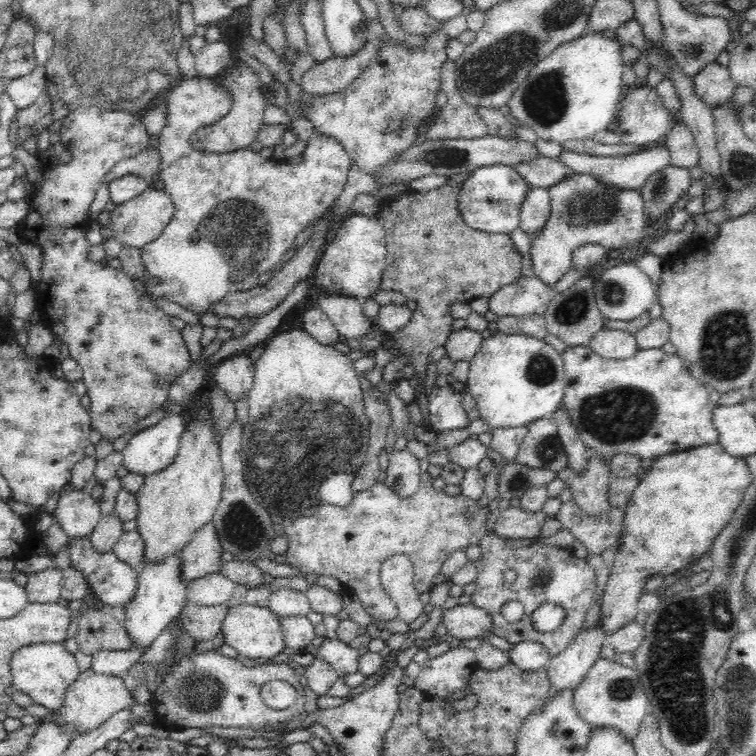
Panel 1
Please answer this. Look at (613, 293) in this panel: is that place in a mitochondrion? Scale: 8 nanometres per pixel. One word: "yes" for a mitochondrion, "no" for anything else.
yes

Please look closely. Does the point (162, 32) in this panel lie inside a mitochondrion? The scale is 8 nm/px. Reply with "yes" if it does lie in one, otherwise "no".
yes

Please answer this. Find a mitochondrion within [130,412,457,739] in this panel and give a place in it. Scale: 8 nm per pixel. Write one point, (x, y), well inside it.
(200, 691)

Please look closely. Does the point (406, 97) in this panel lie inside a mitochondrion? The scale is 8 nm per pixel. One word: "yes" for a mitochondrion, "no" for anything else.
no

